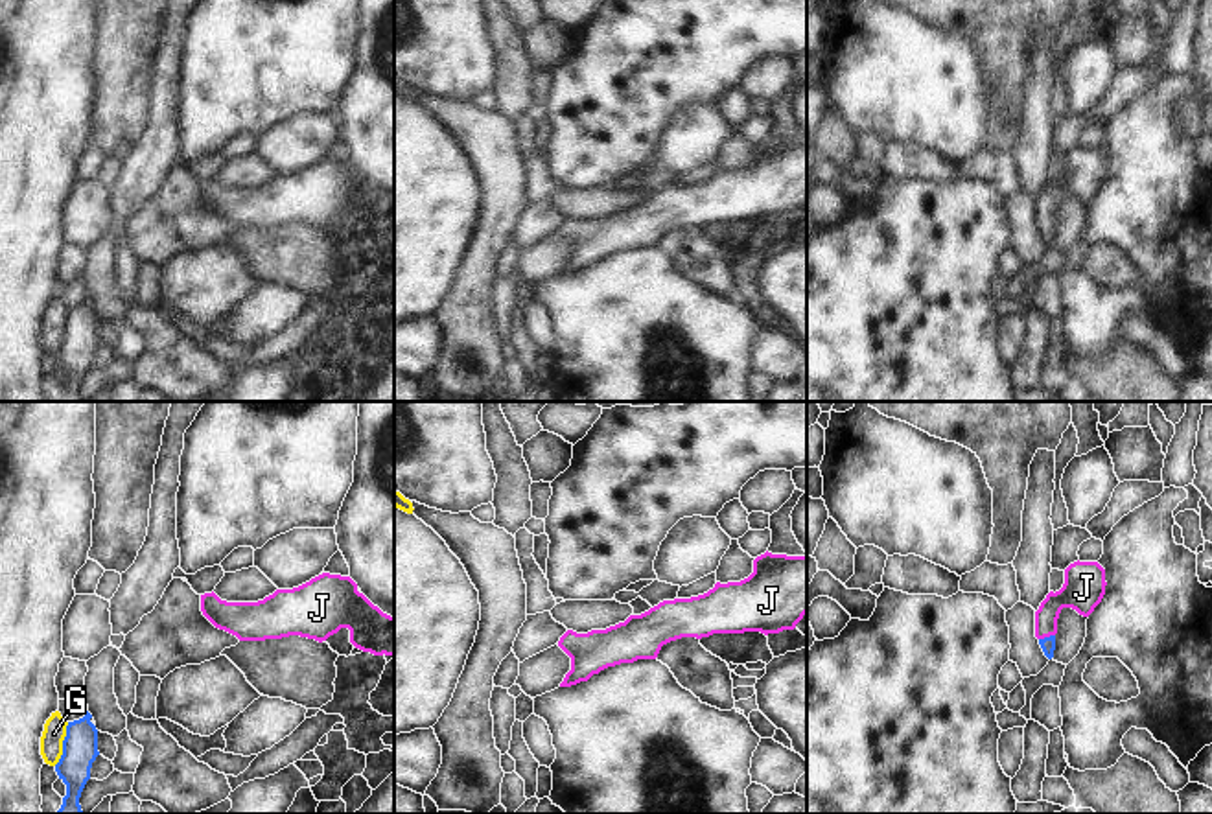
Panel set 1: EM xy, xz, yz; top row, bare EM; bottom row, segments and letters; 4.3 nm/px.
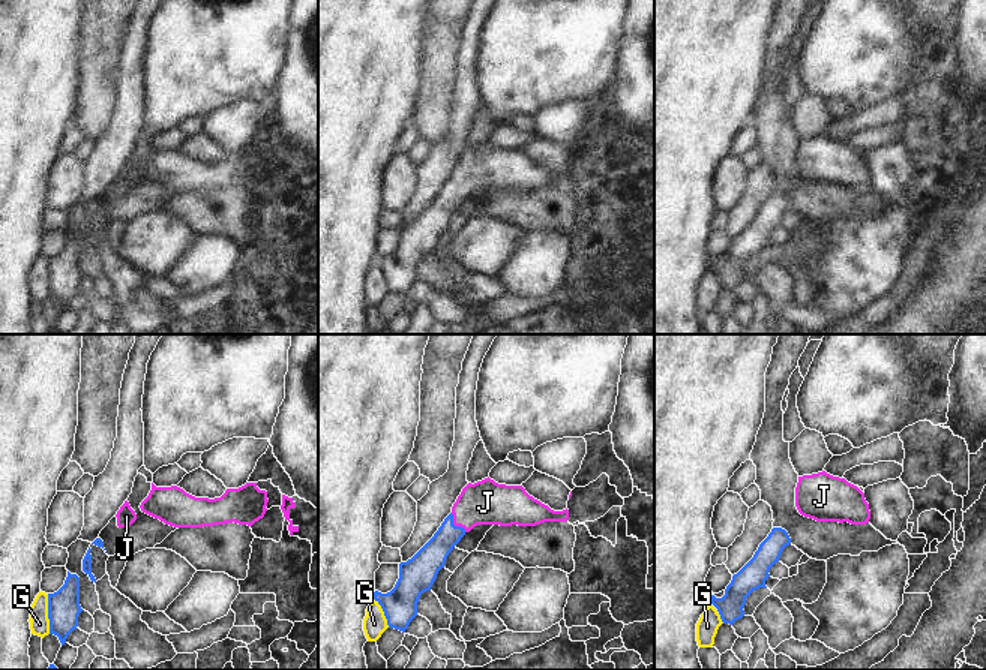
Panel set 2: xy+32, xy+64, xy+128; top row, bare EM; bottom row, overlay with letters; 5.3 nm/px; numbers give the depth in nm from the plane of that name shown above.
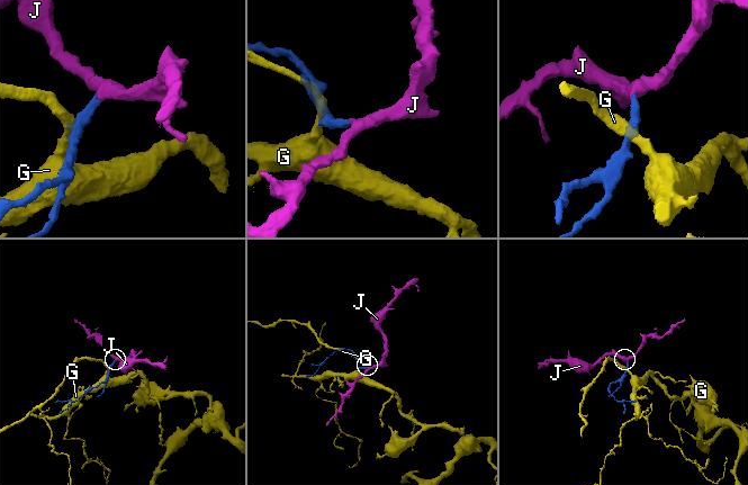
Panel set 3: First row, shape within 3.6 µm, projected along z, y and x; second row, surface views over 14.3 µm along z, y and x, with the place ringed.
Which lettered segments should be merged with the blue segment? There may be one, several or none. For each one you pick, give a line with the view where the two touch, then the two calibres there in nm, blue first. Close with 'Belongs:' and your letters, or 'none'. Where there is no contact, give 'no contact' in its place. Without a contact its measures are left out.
J: meets blue in yz; 60 nm thick on the blue side, 160 nm on the other
Belongs: J

